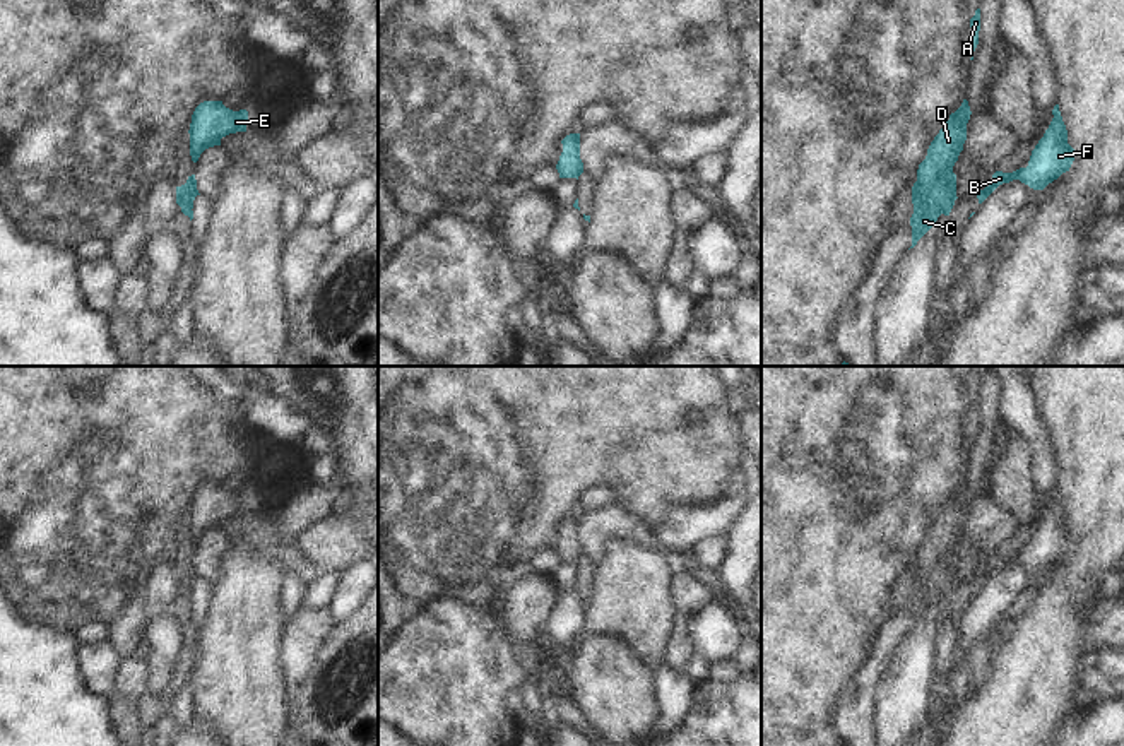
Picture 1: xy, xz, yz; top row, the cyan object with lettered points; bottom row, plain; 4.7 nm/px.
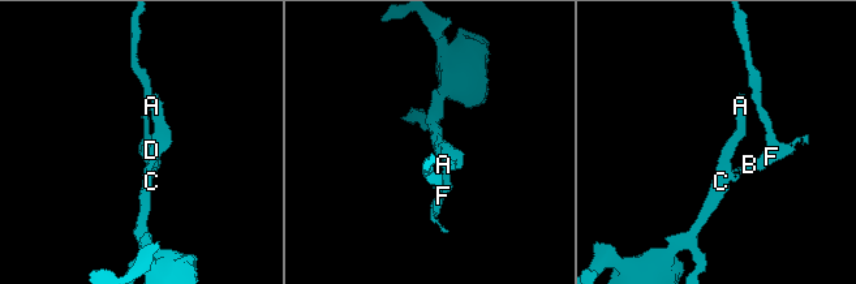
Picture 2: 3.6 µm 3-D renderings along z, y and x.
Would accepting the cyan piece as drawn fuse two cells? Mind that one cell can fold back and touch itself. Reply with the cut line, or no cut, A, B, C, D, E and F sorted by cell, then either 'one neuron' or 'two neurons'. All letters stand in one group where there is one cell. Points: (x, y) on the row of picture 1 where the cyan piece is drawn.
cut in xy along (190, 209), (189, 216); A C D E / B F; two neurons

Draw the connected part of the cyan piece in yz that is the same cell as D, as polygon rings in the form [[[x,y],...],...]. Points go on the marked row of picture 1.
[[[968,101],[949,115],[927,149],[926,159],[919,164],[917,181],[912,186],[914,214],[912,246],[936,224],[941,214],[949,216],[956,200],[956,175],[953,166],[958,161],[967,140],[967,123],[970,120]]]

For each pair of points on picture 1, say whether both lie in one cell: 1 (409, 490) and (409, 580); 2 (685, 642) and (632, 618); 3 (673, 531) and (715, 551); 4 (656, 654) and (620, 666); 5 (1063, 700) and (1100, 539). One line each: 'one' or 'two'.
1: one
2: two
3: two
4: two
5: one

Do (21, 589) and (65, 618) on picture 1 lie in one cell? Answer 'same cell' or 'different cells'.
different cells

